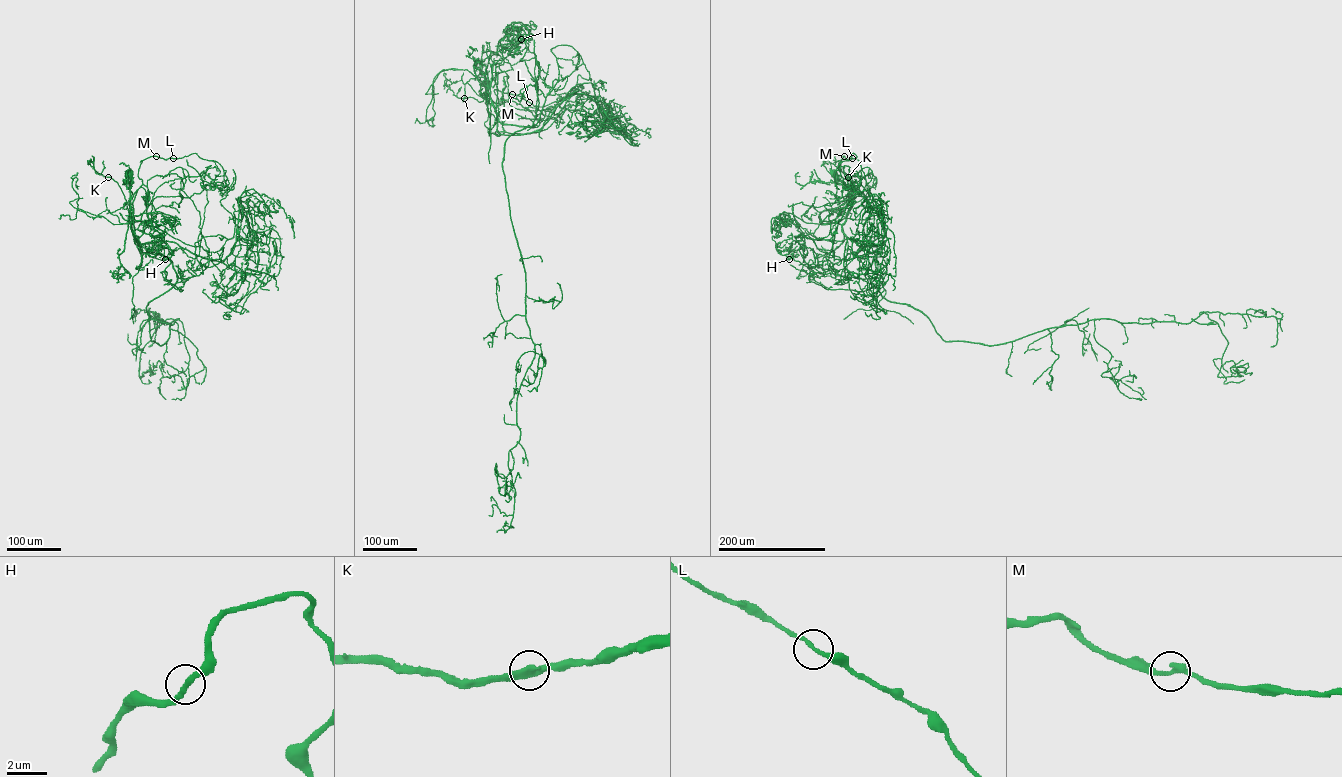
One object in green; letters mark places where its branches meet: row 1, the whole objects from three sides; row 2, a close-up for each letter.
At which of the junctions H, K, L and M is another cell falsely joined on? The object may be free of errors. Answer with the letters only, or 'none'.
none

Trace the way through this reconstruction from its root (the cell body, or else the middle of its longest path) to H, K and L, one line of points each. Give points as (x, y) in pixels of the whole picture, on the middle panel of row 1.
H: (485, 83), (486, 102), (487, 92), (500, 122), (533, 126), (539, 102), (520, 60), (527, 49), (521, 39)
K: (485, 83), (486, 102), (484, 98), (480, 102), (472, 97), (465, 98)
L: (485, 83), (486, 102), (488, 94), (489, 103), (498, 103), (494, 89), (521, 96), (529, 102)

